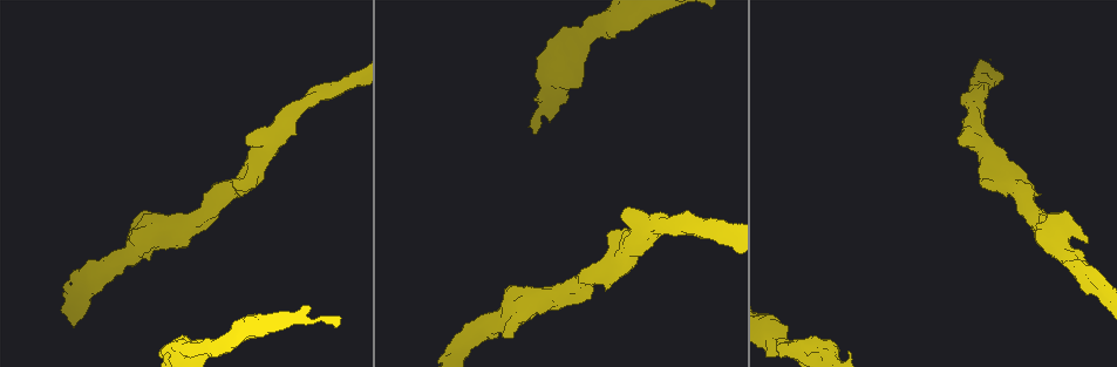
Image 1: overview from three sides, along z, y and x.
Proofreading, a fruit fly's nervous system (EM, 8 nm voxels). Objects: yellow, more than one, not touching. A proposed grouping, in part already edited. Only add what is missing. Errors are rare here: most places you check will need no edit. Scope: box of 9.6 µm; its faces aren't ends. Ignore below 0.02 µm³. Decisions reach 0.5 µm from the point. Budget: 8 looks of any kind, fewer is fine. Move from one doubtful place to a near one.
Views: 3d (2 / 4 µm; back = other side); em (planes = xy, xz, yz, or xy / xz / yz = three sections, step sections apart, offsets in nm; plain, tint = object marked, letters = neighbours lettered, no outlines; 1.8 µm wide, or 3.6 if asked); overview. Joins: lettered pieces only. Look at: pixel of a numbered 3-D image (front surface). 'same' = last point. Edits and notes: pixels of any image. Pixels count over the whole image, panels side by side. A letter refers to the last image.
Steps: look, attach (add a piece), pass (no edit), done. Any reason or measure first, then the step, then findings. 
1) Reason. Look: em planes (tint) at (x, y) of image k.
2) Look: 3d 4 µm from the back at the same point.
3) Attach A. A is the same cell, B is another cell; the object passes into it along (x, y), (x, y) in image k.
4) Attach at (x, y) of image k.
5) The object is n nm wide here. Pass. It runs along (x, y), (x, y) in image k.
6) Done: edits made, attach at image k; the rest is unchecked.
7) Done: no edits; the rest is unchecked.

Branch stops here. Look: em xy step 16 (letters) at (850, 352) of image 1.

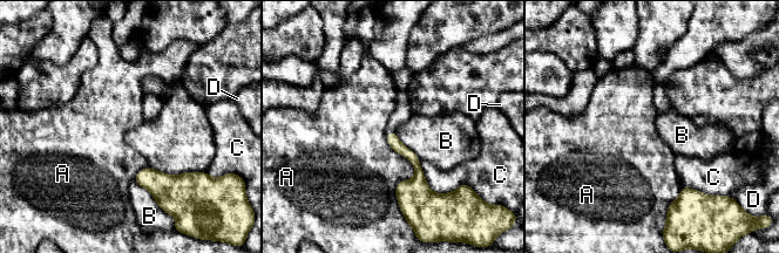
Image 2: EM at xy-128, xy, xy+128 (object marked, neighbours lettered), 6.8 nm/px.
Pass. A, B, C and D are other cells; a border runs along (148, 166), (170, 175), (198, 172) in image 2; none of them fits.

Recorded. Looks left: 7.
Branch stops here. Look: em 3.6 µm planes (letters) at (777, 345) of image 1.

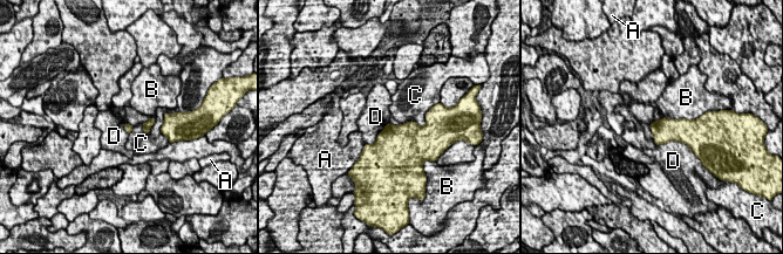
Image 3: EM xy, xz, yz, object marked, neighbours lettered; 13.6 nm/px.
The longest contact is with D, 460 nm. Pass. A, B, C and D are other cells; no lettered piece goes on from it.

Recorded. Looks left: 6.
A fork. Look: em 3.6 µm planes (plain) at (648, 228) of image 1.

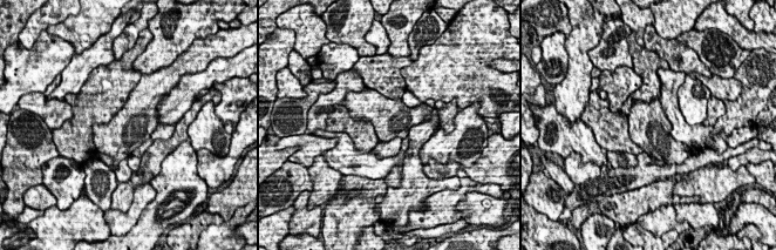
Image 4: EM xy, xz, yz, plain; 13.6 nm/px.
What lies round it. Look: em 3.6 µm planes (letters) at the same point.

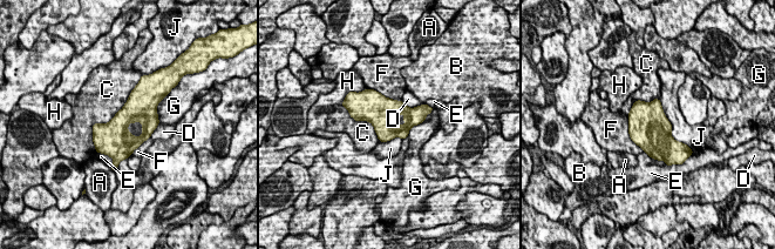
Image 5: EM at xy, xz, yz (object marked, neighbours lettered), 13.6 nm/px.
The object is 280 nm wide here. Pass. A, B, C, D, E, F, G, H and J are other cells; a border runs along (137, 83), (93, 126), (94, 146) in image 5; none of them fits.

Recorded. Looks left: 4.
Stops while still wide. Look: 3d 4 µm at (448, 349) of image 1.

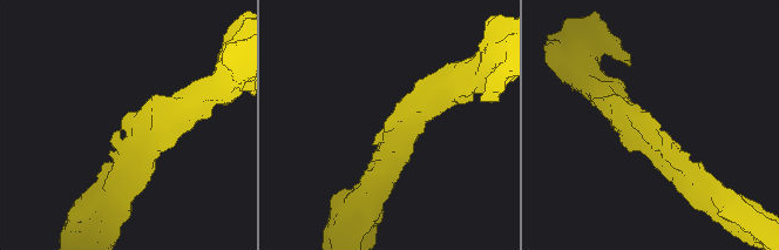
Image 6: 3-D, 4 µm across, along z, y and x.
Look: em xy step 8 (tint) at (387, 122) of image 6.

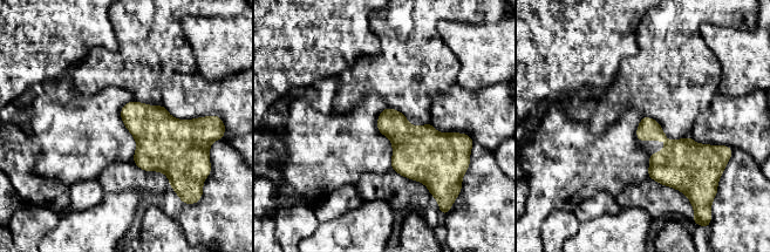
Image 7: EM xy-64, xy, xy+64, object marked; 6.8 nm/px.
Look: em yz step 16 (letters) at the same point.

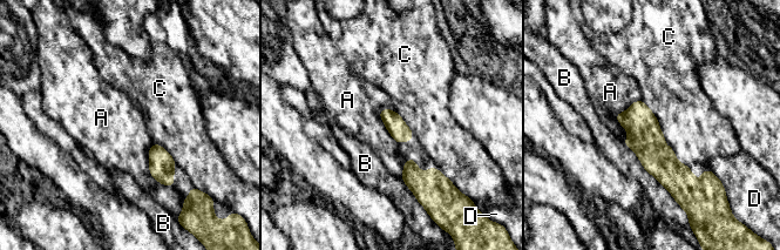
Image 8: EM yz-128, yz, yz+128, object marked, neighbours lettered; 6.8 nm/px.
Pass. A, B, C and D are other cells; a border runs along (641, 99), (615, 115), (623, 140) in image 8; no lettered piece goes on from it.

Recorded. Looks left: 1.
Done: no edits; the rest is unchecked.

